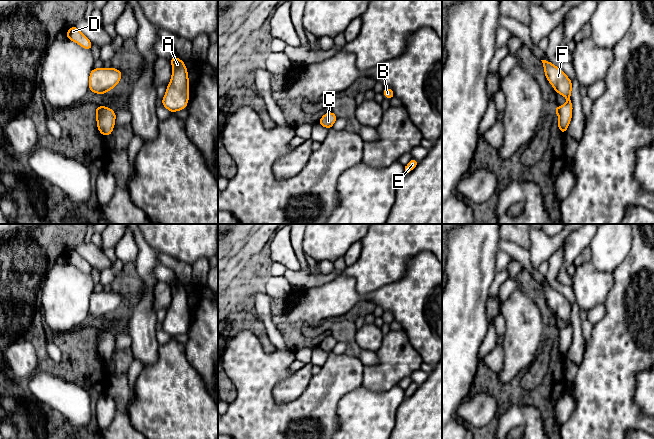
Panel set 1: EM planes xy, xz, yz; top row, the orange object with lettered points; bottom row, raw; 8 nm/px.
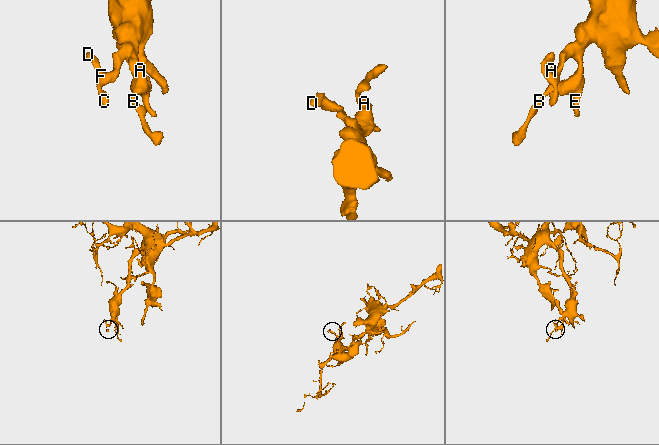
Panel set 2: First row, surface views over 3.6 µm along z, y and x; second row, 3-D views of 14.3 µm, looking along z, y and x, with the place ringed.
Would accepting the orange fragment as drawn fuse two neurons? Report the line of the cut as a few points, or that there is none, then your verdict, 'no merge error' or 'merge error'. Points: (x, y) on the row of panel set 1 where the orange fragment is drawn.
cut none; no merge error

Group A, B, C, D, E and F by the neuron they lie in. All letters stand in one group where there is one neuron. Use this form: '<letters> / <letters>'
A B C D E F

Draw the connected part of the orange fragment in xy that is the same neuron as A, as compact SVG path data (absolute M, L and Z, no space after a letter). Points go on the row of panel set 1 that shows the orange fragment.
M174 56L169 59L172 64L172 76L162 98L162 105L174 113L186 109L189 100L188 71L184 61Z

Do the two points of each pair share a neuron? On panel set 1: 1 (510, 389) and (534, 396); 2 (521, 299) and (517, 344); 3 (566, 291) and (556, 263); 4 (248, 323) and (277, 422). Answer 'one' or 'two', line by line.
1: one
2: one
3: one
4: two

